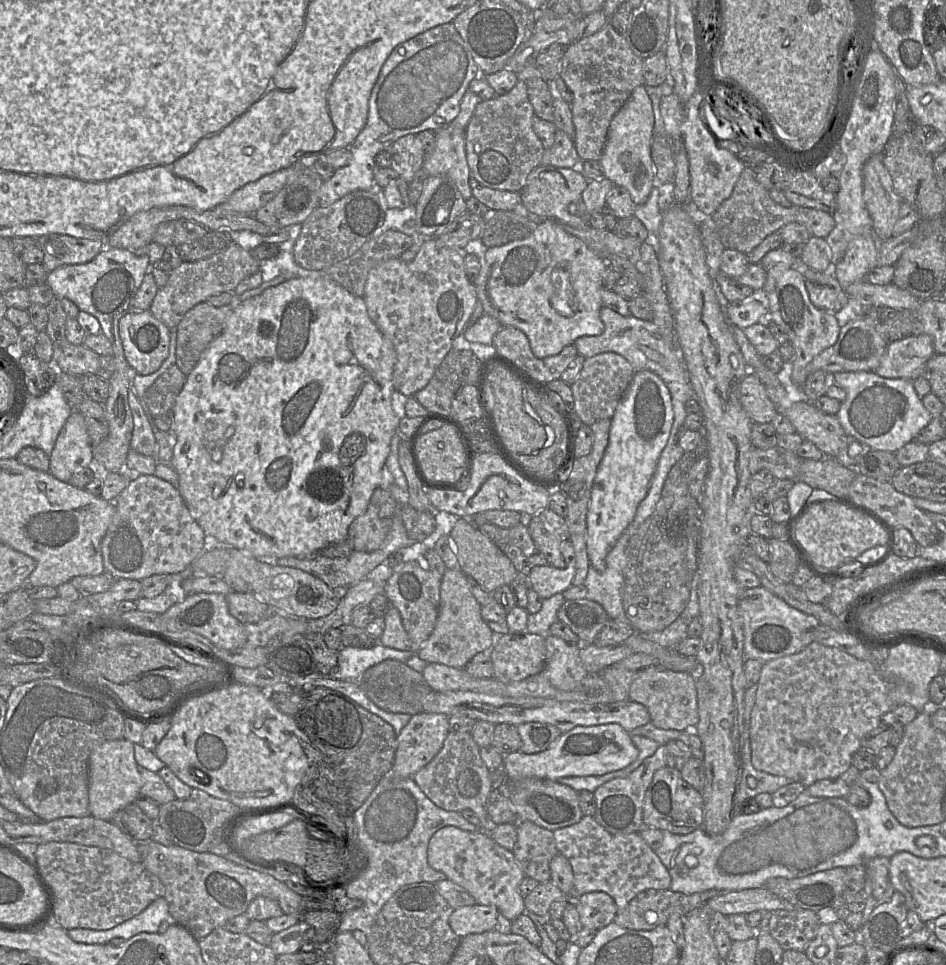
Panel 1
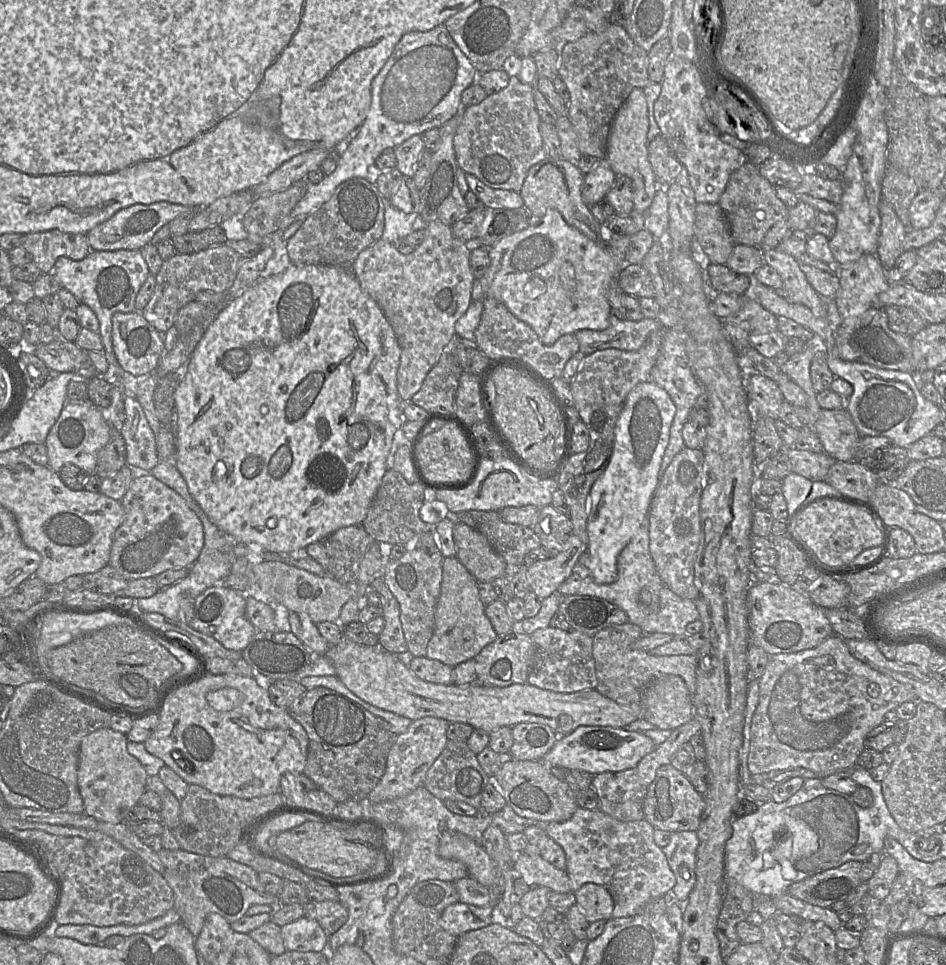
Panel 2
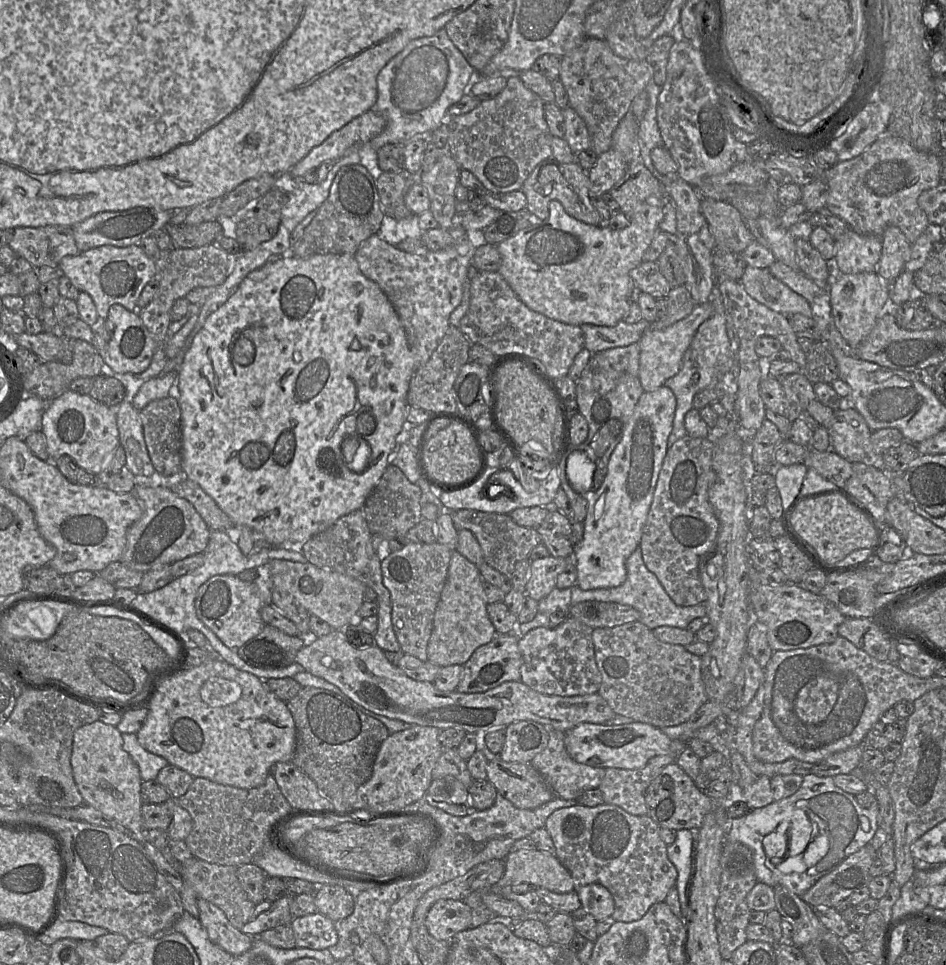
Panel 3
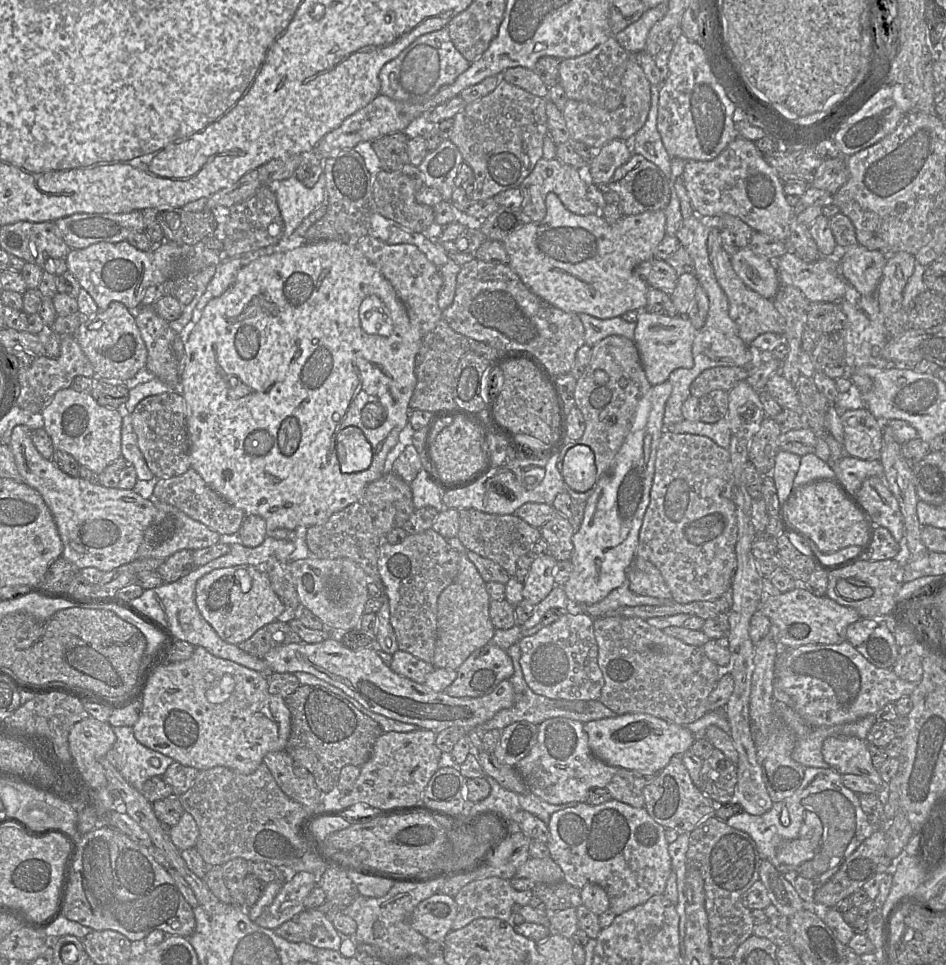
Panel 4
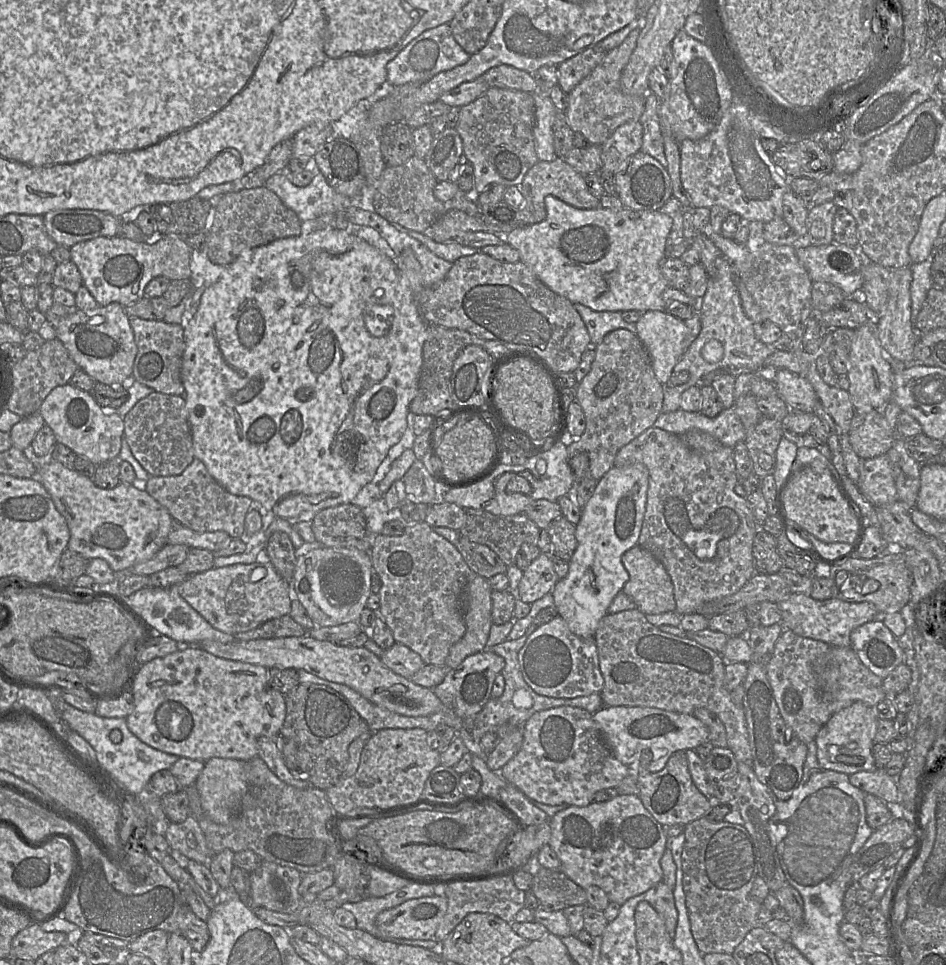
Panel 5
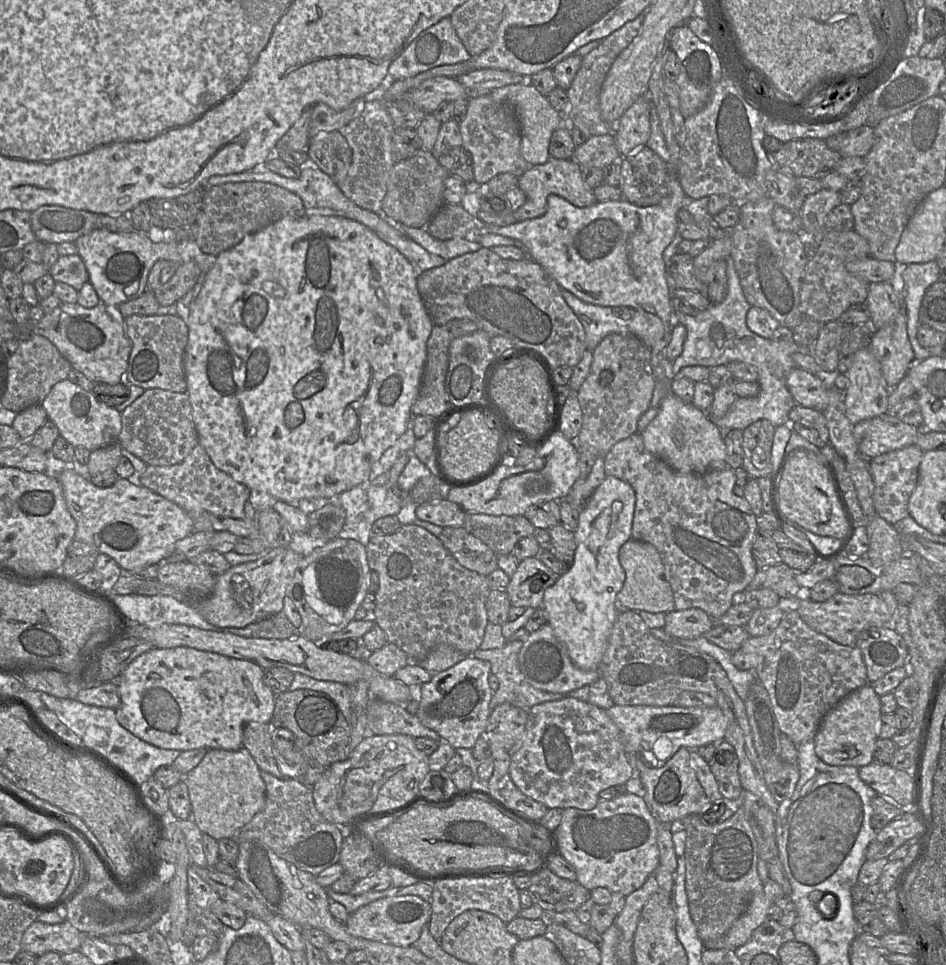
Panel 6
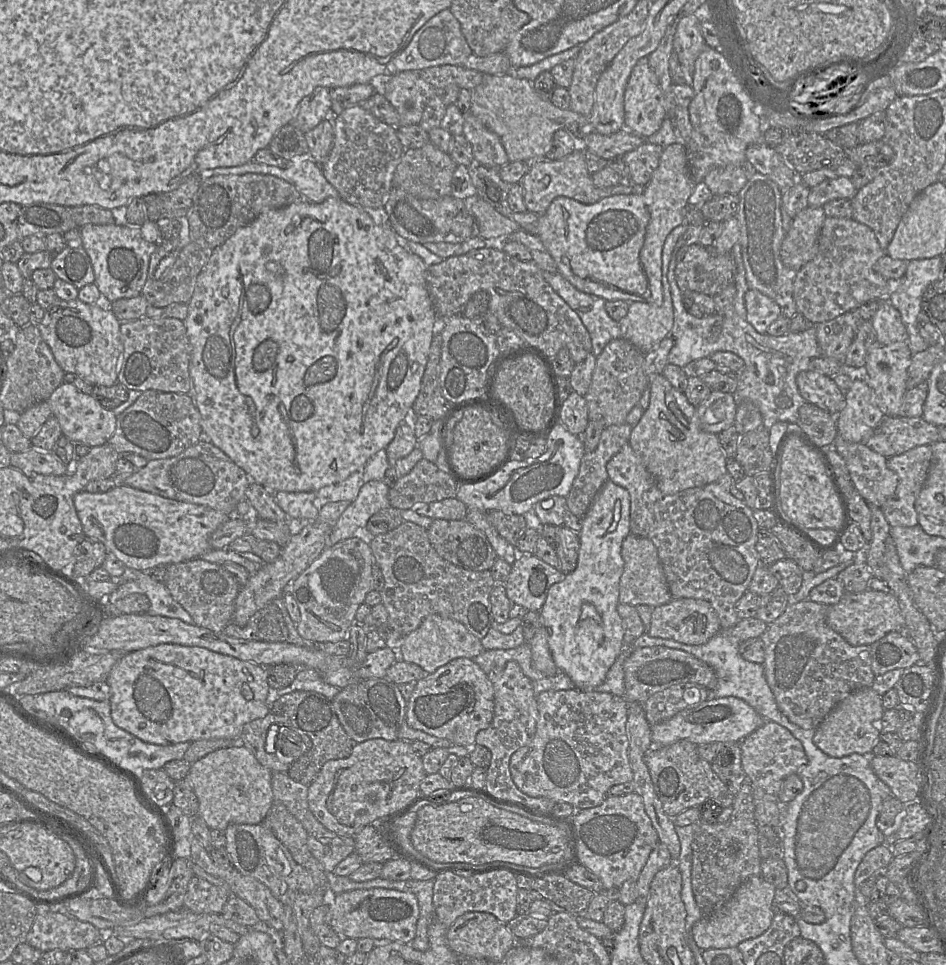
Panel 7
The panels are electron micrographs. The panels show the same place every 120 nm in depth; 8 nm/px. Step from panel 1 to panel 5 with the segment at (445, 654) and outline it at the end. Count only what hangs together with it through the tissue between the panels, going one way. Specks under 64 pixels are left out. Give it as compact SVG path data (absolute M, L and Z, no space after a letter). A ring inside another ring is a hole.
M476 576L466 587L466 632L449 651L444 667L454 669L468 656L486 649L492 622L492 589L487 579Z

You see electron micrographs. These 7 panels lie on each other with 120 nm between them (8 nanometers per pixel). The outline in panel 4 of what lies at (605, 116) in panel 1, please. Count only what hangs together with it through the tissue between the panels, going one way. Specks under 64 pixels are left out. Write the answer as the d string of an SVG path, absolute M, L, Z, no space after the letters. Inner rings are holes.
M610 37L583 55L560 60L559 83L570 100L590 103L609 111L616 110L623 102L621 80L631 55L636 54L630 54L614 37Z

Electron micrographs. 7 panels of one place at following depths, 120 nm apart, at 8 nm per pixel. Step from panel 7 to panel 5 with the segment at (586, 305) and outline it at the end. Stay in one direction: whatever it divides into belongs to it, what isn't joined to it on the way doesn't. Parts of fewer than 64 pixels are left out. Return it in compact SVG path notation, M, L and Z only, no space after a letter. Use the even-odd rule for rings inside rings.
M574 303L573 306L586 326L591 346L597 346L606 334L616 329L626 329L631 332L636 330L635 323L624 321L621 312L594 311L579 303Z

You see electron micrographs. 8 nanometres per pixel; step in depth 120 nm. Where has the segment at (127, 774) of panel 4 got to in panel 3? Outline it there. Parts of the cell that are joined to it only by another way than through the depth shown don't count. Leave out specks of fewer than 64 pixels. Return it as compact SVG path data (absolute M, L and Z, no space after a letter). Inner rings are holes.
M135 733L122 734L123 749L129 753L139 767L143 781L155 780L159 771L169 762L162 756L153 754L144 749L138 742Z

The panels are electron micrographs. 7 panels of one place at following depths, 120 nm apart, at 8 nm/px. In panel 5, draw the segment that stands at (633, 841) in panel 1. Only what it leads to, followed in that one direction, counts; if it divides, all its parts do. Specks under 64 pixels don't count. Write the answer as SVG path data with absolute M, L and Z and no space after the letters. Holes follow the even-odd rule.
M617 795L615 798L604 802L592 802L588 806L578 807L569 806L568 808L557 812L549 819L551 827L551 837L549 846L554 850L559 860L561 861L560 870L565 873L572 881L583 889L589 886L597 886L601 888L608 896L609 900L622 905L628 899L642 894L655 886L657 883L663 881L663 871L660 865L661 858L668 847L669 838L667 835L667 828L663 827L644 807L638 795Z

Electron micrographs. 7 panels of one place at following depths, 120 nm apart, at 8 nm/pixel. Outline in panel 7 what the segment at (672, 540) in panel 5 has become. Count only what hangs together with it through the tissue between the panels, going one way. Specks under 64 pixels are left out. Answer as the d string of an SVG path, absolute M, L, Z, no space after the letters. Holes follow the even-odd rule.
M629 443L608 461L606 469L608 479L629 492L630 532L648 538L655 545L672 598L705 600L716 611L721 630L734 627L740 621L736 603L748 590L760 559L755 547L758 523L752 509L731 494L732 476L726 473L713 483L665 495Z

